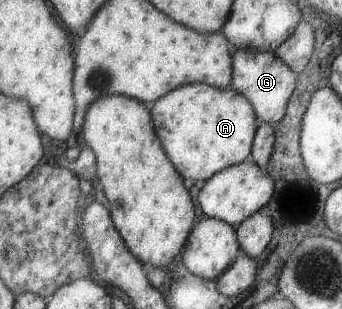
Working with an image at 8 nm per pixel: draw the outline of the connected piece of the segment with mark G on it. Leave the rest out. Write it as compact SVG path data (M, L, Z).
M232 49L231 86L250 101L258 121L273 125L285 113L297 74L292 72L272 51L256 52L250 49Z

